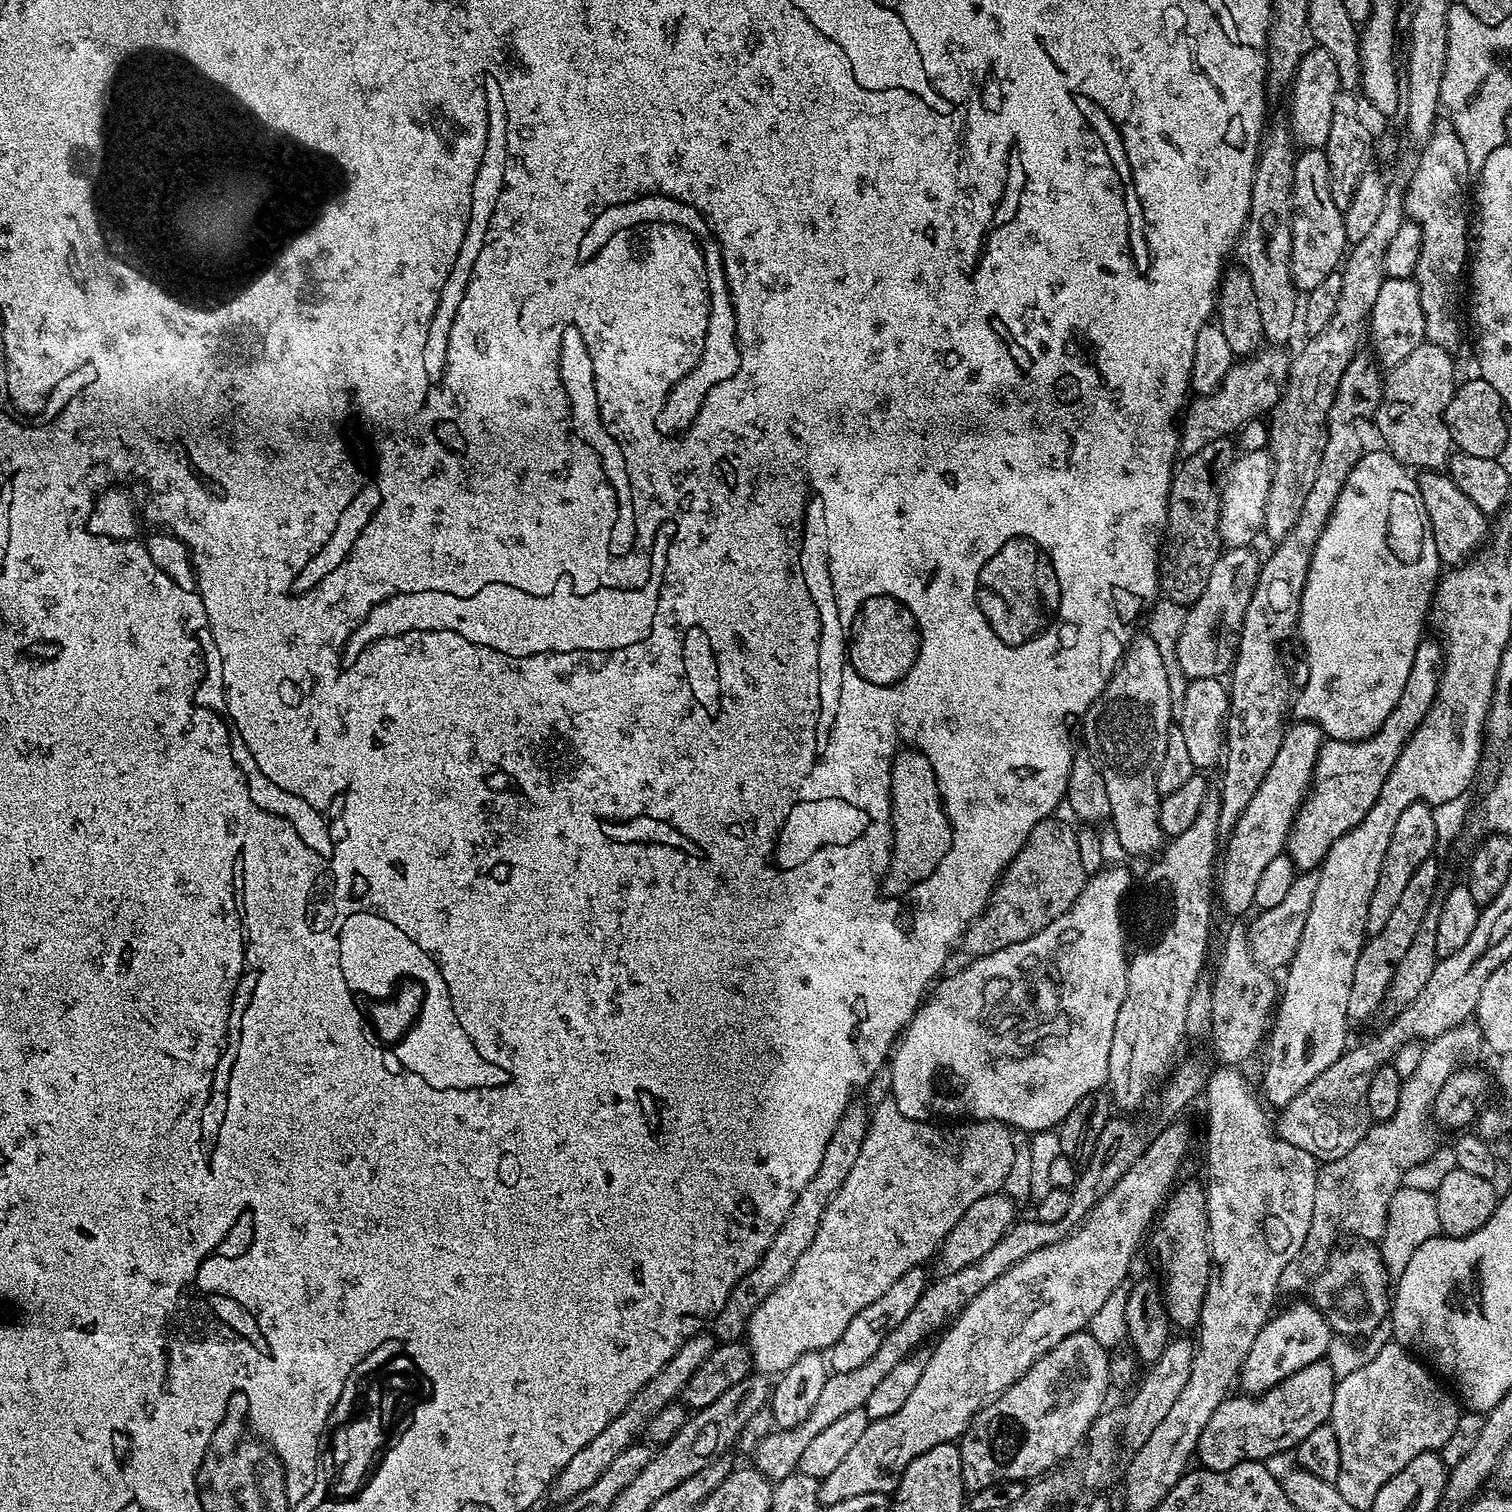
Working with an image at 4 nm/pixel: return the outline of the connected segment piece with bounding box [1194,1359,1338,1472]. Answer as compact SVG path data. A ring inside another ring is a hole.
M1327 1359L1316 1360L1310 1366L1290 1374L1290 1378L1278 1382L1278 1386L1274 1386L1269 1392L1261 1392L1255 1398L1248 1394L1239 1394L1240 1396L1233 1395L1223 1400L1214 1410L1214 1414L1210 1414L1210 1422L1206 1422L1196 1443L1194 1456L1197 1461L1200 1459L1199 1467L1209 1472L1225 1472L1244 1460L1268 1462L1271 1461L1271 1456L1276 1456L1287 1448L1295 1449L1312 1430L1329 1423L1337 1379Z

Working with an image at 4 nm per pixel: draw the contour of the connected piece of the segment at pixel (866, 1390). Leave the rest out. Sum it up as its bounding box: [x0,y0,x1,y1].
[754,1119,1146,1482]

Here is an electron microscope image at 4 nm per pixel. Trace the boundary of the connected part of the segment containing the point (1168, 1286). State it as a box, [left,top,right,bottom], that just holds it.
[1156,1183,1210,1329]

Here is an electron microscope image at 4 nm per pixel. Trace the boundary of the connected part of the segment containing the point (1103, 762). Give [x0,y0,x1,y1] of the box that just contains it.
[1082,634,1174,856]

